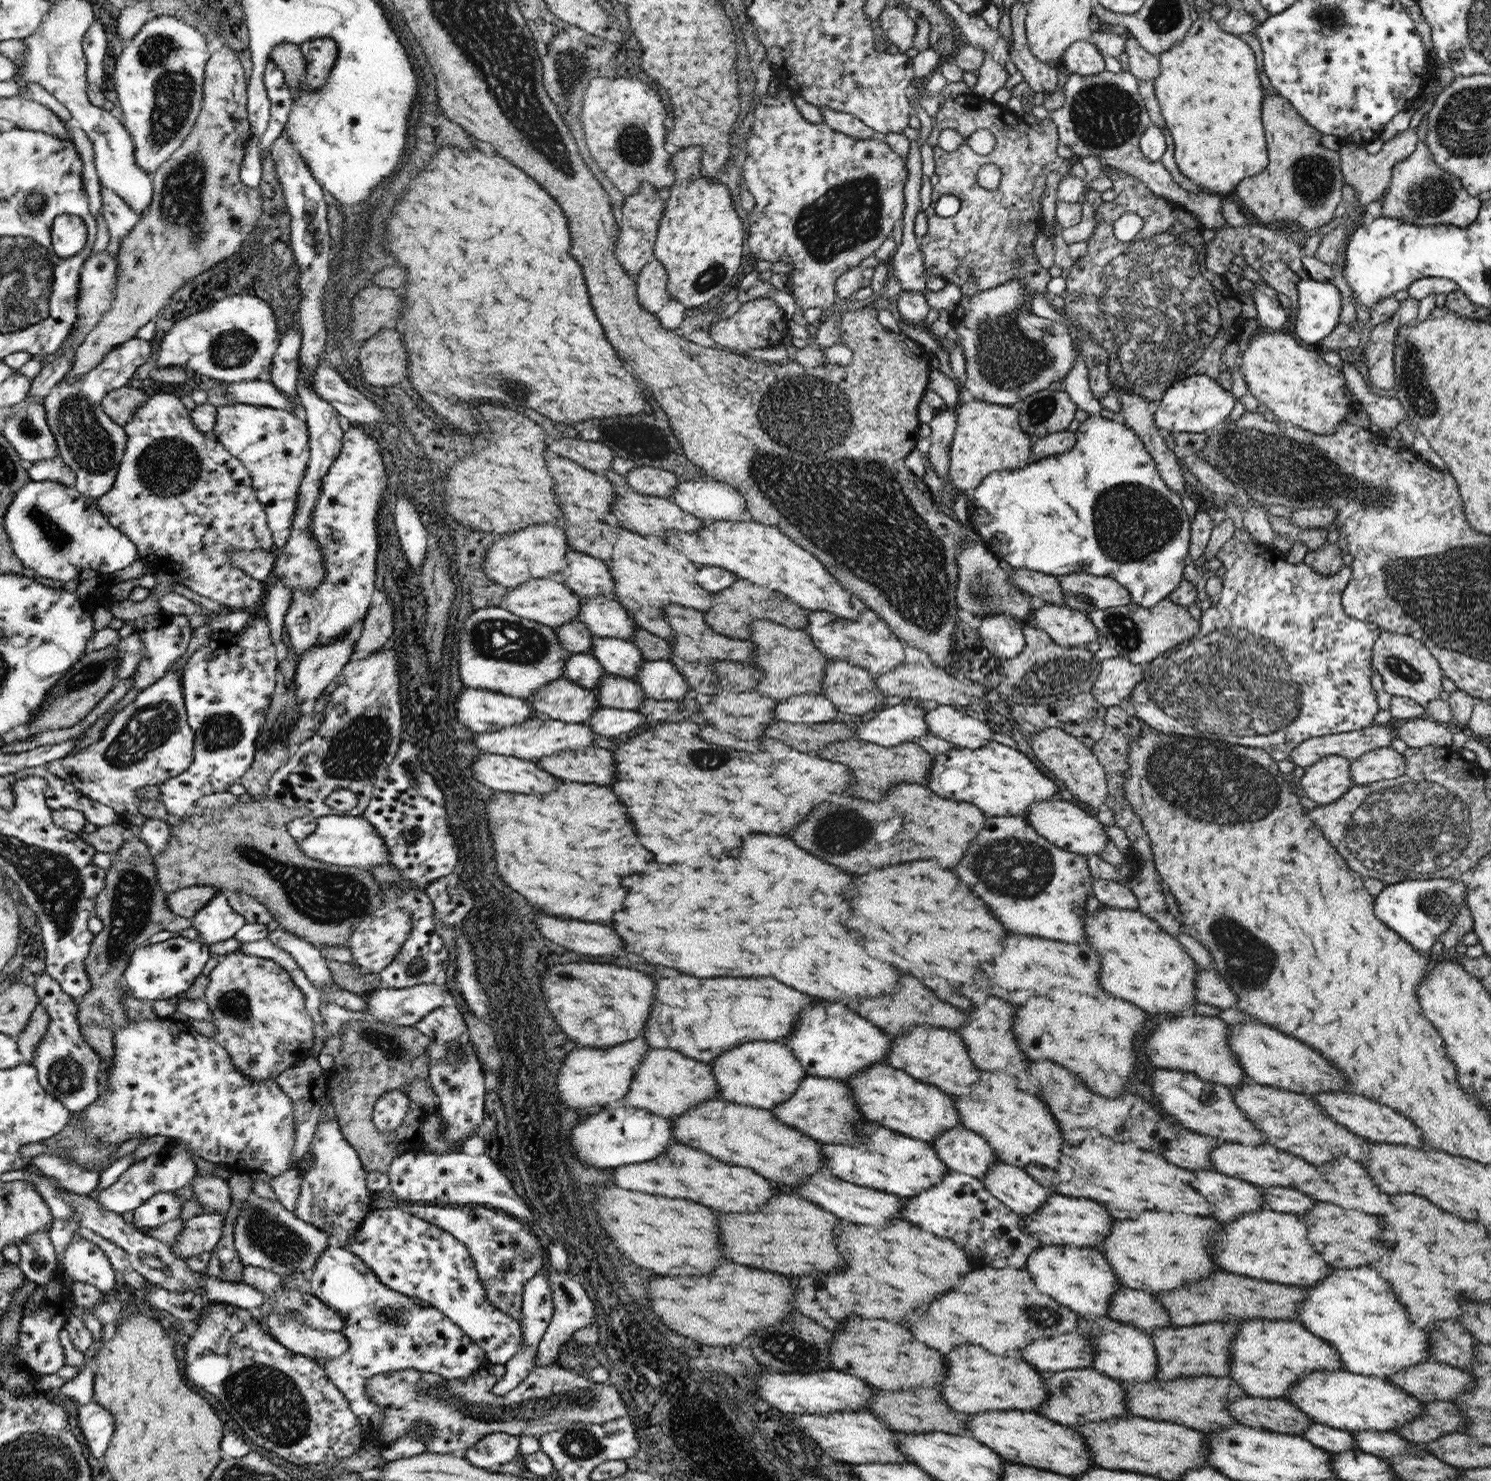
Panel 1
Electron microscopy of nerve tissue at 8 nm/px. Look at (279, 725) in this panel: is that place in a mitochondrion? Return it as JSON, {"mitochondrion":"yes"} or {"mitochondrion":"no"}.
{"mitochondrion":"yes"}

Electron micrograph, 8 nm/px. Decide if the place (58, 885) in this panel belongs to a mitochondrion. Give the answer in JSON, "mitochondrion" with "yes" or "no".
{"mitochondrion":"yes"}

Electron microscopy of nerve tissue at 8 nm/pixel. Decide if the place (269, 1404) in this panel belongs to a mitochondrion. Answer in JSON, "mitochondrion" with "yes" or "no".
{"mitochondrion":"yes"}

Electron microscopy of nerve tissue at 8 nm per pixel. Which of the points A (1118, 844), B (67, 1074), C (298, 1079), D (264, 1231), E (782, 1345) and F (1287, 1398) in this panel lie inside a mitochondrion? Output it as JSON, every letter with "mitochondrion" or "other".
{"A":"other","B":"mitochondrion","C":"other","D":"mitochondrion","E":"mitochondrion","F":"other"}

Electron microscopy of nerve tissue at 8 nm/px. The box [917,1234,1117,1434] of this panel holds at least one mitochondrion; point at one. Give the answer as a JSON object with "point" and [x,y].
{"point":[1039,1316]}

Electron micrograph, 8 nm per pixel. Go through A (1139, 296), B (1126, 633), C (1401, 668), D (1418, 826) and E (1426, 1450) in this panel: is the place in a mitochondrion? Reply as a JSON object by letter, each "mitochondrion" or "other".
{"A":"mitochondrion","B":"mitochondrion","C":"mitochondrion","D":"mitochondrion","E":"other"}

